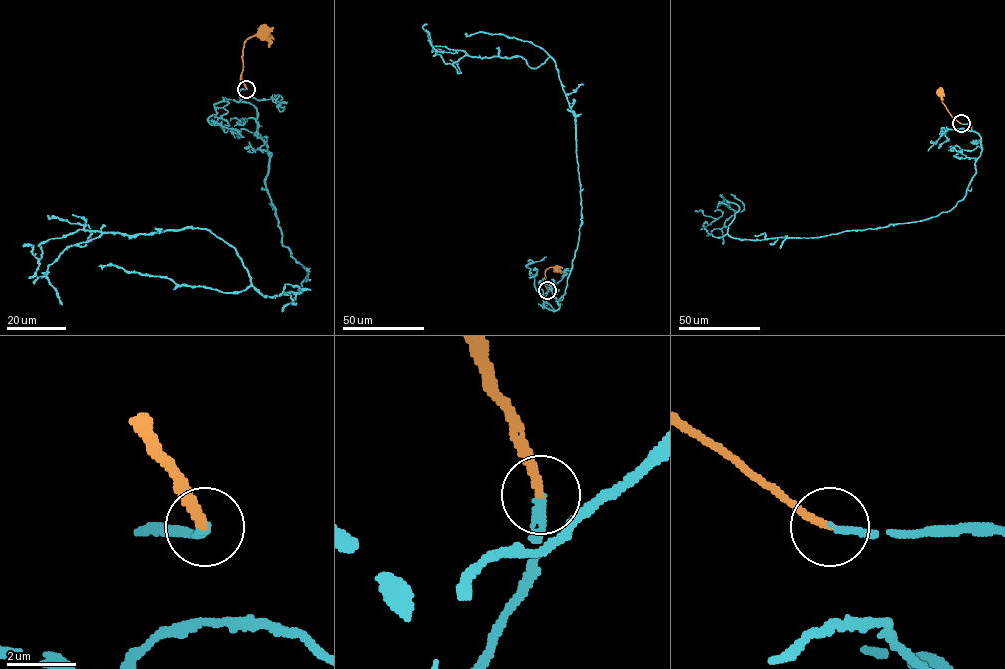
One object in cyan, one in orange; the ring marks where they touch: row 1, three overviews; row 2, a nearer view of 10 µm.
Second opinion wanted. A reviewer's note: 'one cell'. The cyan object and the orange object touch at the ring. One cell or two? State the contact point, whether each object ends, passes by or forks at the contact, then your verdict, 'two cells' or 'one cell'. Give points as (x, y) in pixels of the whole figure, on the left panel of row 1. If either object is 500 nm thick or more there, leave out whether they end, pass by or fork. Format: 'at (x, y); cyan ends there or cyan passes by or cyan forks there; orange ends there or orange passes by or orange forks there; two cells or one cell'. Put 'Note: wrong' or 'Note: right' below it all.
at (246, 89); cyan ends there; orange ends there; one cell
Note: right

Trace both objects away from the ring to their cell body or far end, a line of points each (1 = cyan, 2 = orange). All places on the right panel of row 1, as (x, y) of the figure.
1: (961, 123), (981, 138), (975, 173), (928, 218), (741, 239), (728, 234), (735, 203), (694, 210)
2: (961, 123), (952, 117), (939, 91)

